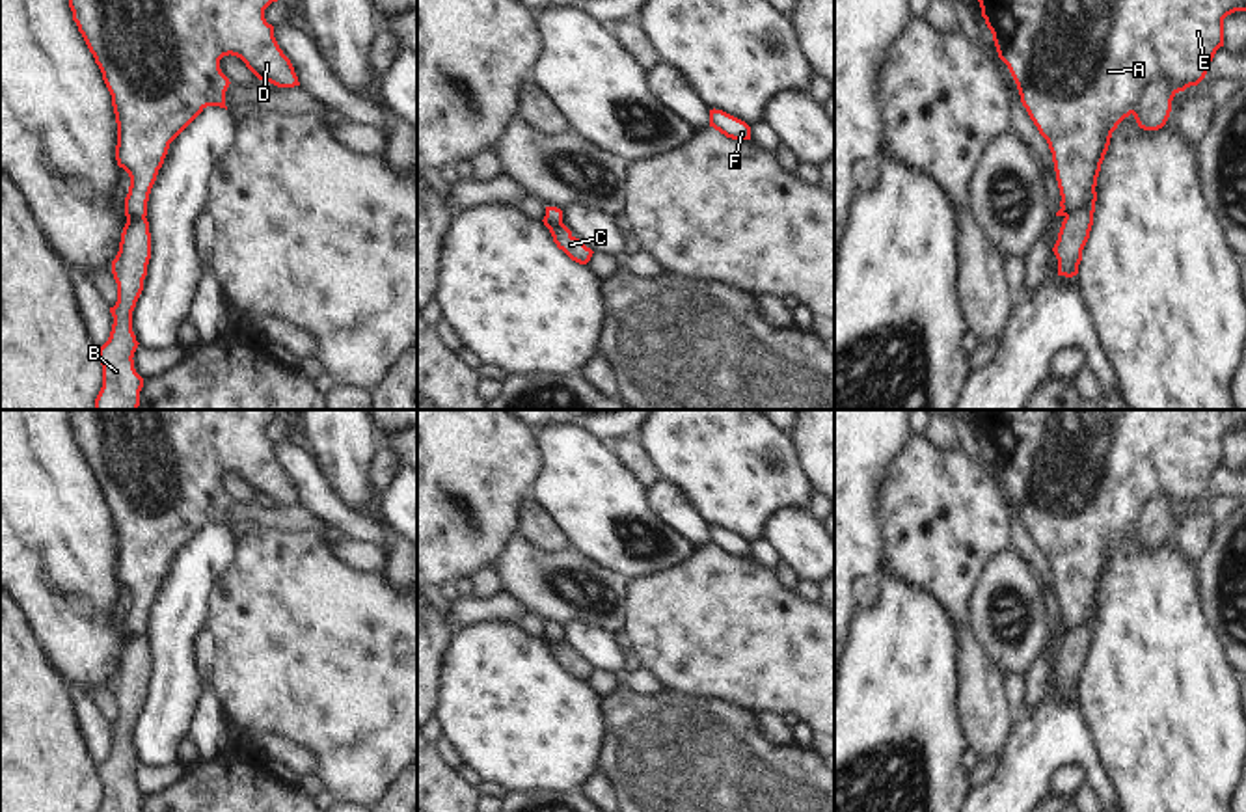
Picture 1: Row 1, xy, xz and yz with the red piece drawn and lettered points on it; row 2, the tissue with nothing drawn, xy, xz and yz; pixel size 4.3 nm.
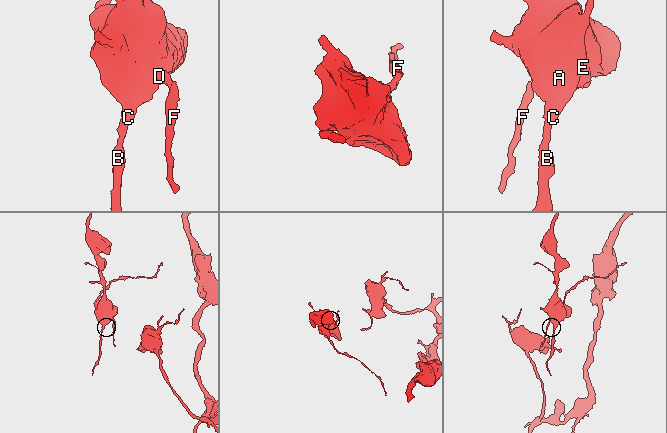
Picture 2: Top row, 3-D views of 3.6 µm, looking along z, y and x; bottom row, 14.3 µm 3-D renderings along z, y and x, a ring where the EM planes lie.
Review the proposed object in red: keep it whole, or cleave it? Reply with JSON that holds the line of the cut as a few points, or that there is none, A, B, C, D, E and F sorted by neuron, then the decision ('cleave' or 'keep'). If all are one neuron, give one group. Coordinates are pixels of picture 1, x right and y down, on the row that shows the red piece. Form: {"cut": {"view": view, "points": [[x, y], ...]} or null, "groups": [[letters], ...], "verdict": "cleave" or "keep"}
{"cut": {"view": "yz", "points": [[1170, 82], [1155, 79], [1131, 112]]}, "groups": [["A", "D", "E", "F"], ["B", "C"]], "verdict": "cleave"}

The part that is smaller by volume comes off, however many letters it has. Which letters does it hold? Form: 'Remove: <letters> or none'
Remove: B, C

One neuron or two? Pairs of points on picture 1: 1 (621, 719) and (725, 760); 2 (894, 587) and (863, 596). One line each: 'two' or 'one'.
1: one
2: two

